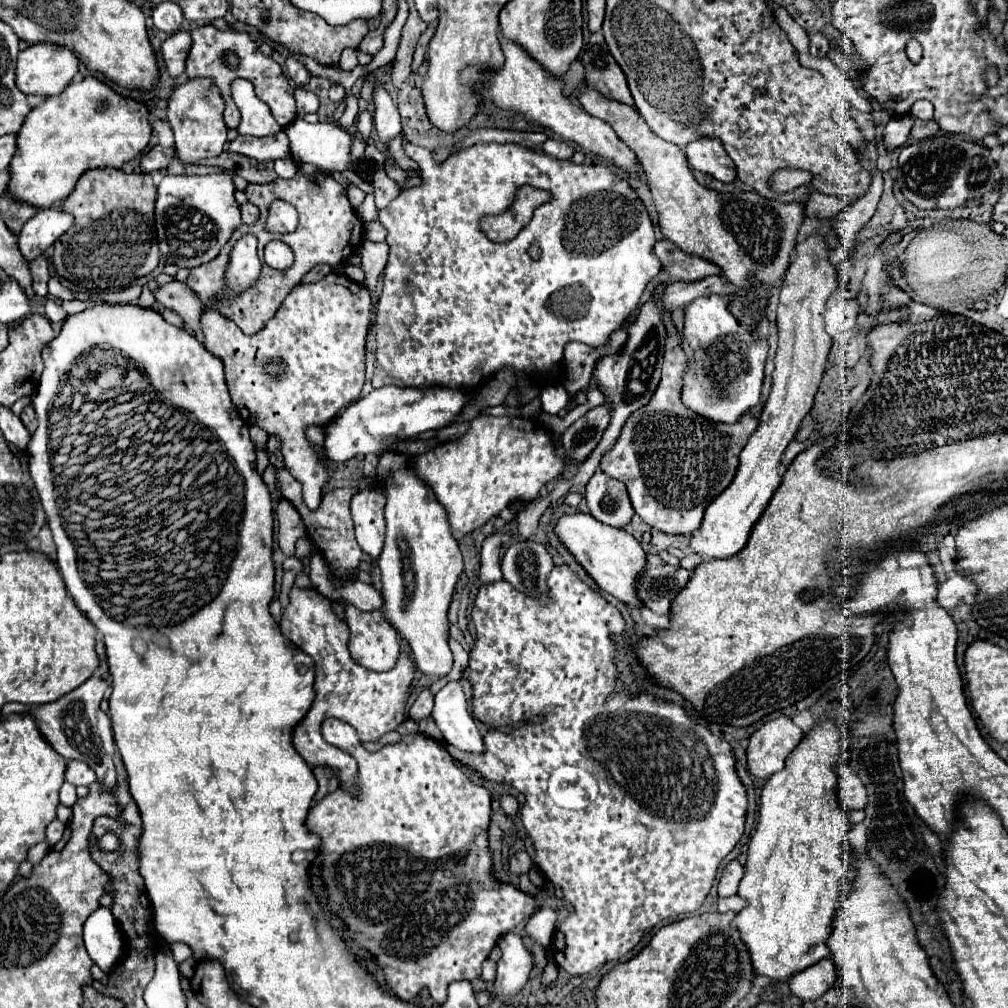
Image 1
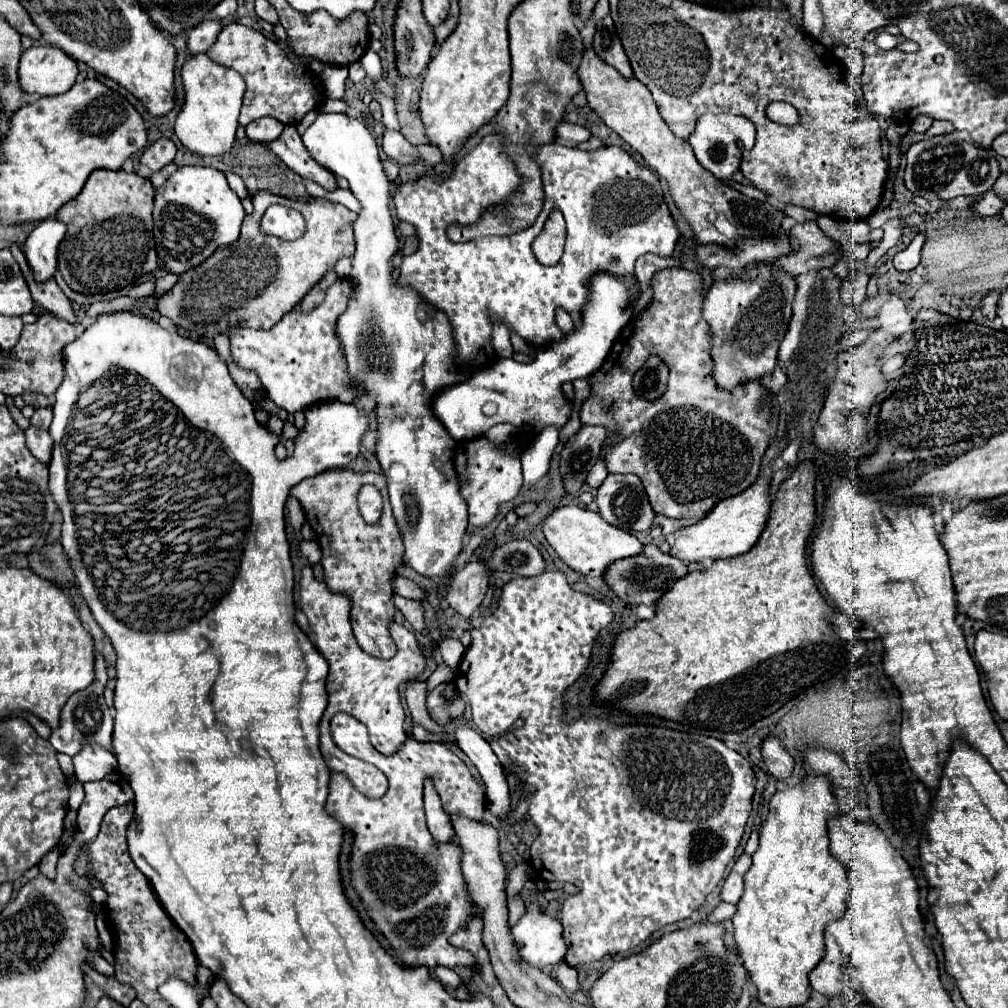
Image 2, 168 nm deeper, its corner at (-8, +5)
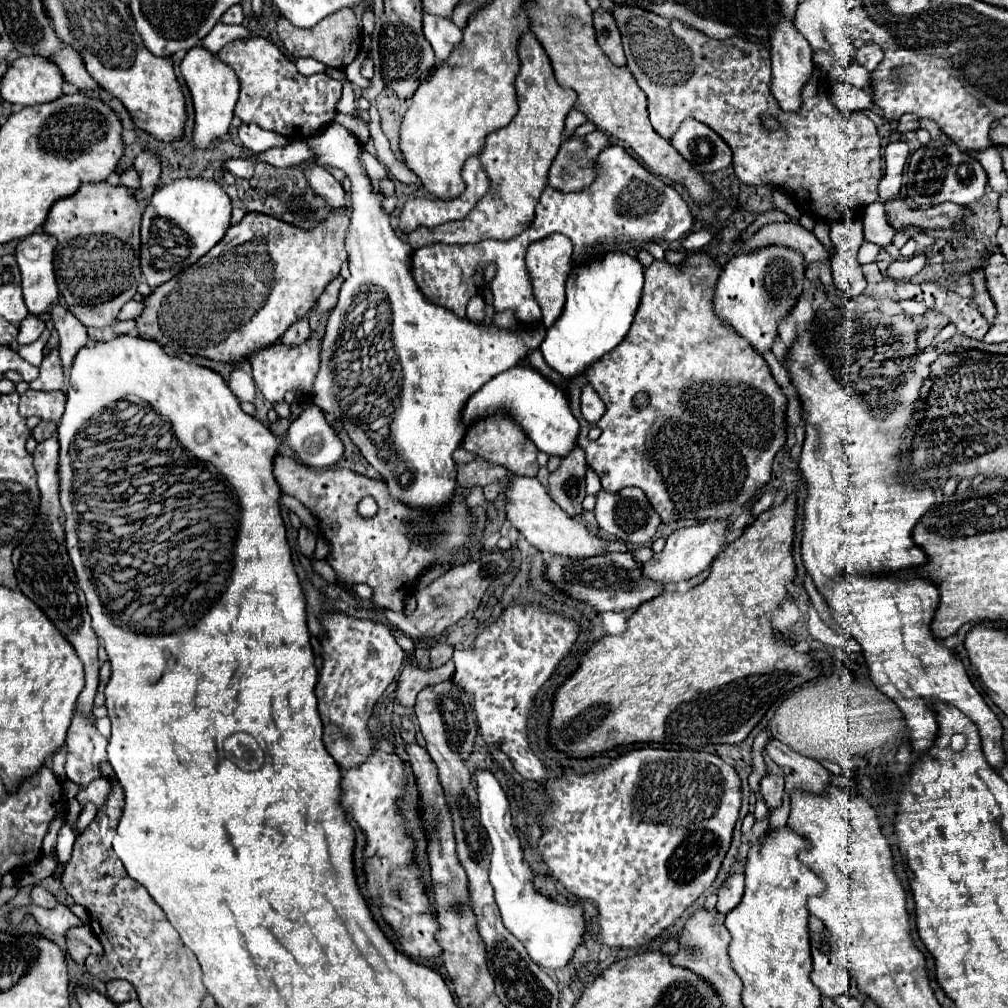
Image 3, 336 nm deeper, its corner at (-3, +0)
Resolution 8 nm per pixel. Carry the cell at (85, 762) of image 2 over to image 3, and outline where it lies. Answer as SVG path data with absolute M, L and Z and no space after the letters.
M74 716L68 728L68 760L66 776L78 786L88 786L94 778L102 778L100 764L106 762L106 738L84 716Z

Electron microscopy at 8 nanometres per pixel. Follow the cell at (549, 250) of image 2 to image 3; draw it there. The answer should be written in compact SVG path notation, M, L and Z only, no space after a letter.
M550 234L542 240L532 242L528 248L526 266L528 266L528 272L532 276L534 296L542 308L542 314L544 314L542 320L544 320L546 328L550 328L564 310L564 300L566 300L564 298L564 282L572 270L570 258L572 258L572 242L570 242L570 238L566 238L562 234Z

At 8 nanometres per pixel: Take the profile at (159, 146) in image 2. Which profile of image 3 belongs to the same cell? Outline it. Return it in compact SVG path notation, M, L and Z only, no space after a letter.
M144 150L136 156L134 168L140 176L140 190L136 190L134 196L142 198L142 200L150 200L150 196L154 194L154 186L160 178L160 170L162 170L160 156L152 150Z

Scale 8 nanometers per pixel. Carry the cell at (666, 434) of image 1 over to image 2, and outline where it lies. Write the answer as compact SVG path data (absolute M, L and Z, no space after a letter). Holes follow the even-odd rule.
M661 269L653 275L651 287L653 301L627 323L627 327L615 339L613 349L609 351L601 369L589 377L591 395L581 405L579 417L581 425L601 425L607 429L607 439L601 445L607 471L637 475L643 481L649 503L657 515L673 519L703 519L715 503L745 491L757 481L763 455L777 435L781 405L777 395L767 391L761 381L737 385L733 391L725 391L715 385L711 335L709 325L701 315L703 279L697 271ZM651 355L661 357L669 367L669 383L657 403L639 399L633 391L633 373L637 373L643 361L647 361Z

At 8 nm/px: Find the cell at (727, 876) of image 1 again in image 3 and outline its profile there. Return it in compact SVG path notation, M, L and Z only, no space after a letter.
M736 868L726 878L726 882L722 884L722 888L718 890L716 910L720 914L728 914L732 908L736 908L740 904L742 894L744 894L744 872L742 872L742 868Z

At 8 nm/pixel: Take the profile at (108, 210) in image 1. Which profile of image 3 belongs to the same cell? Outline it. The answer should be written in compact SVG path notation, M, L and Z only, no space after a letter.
M88 182L78 188L78 192L66 200L60 200L50 210L42 230L56 236L58 246L54 252L54 270L58 280L60 296L68 304L92 306L102 304L142 278L140 272L140 218L146 208L144 200L138 200L134 192L126 186L110 186L104 182Z

